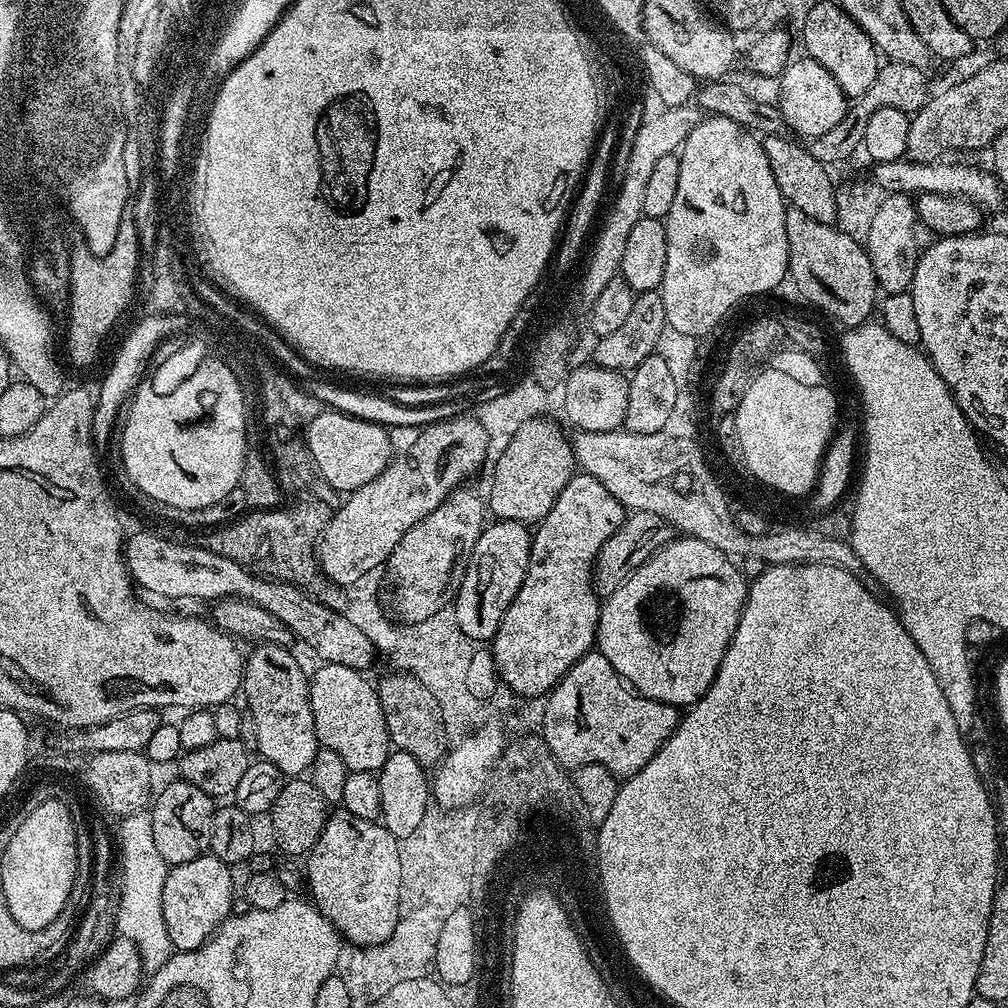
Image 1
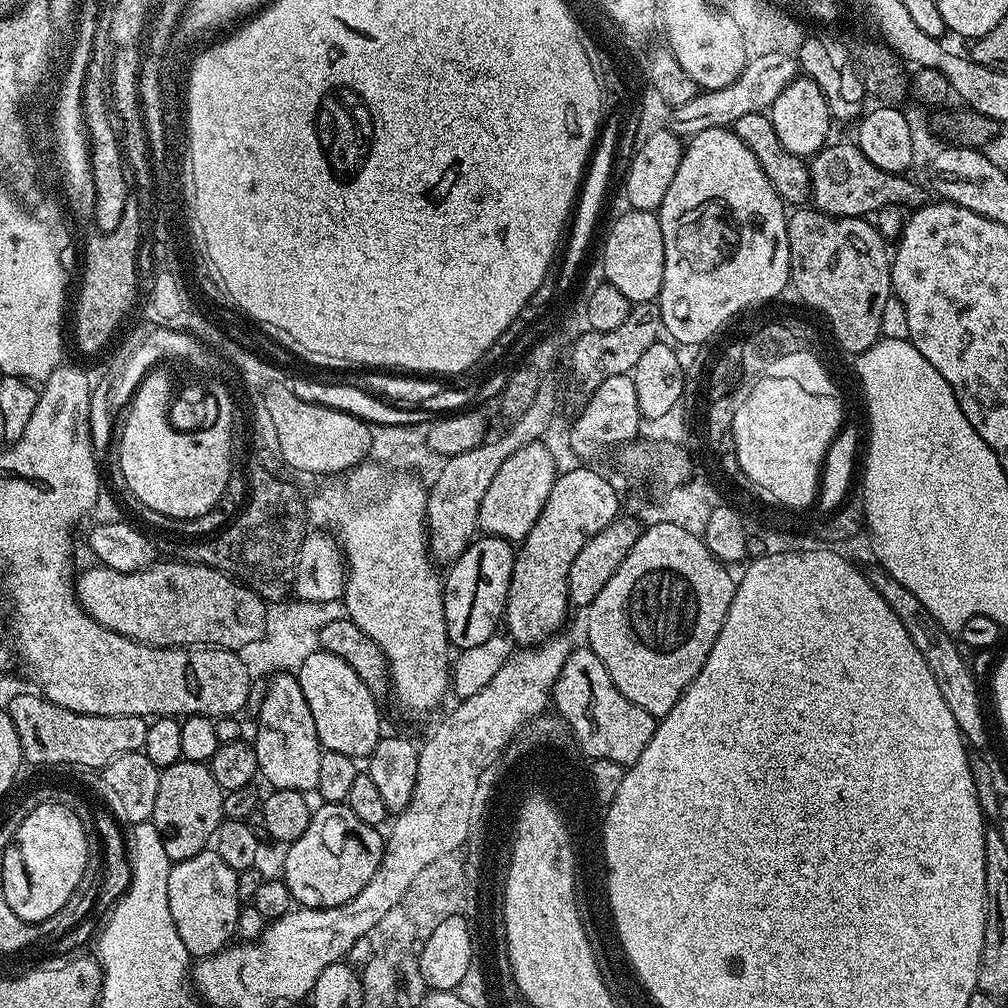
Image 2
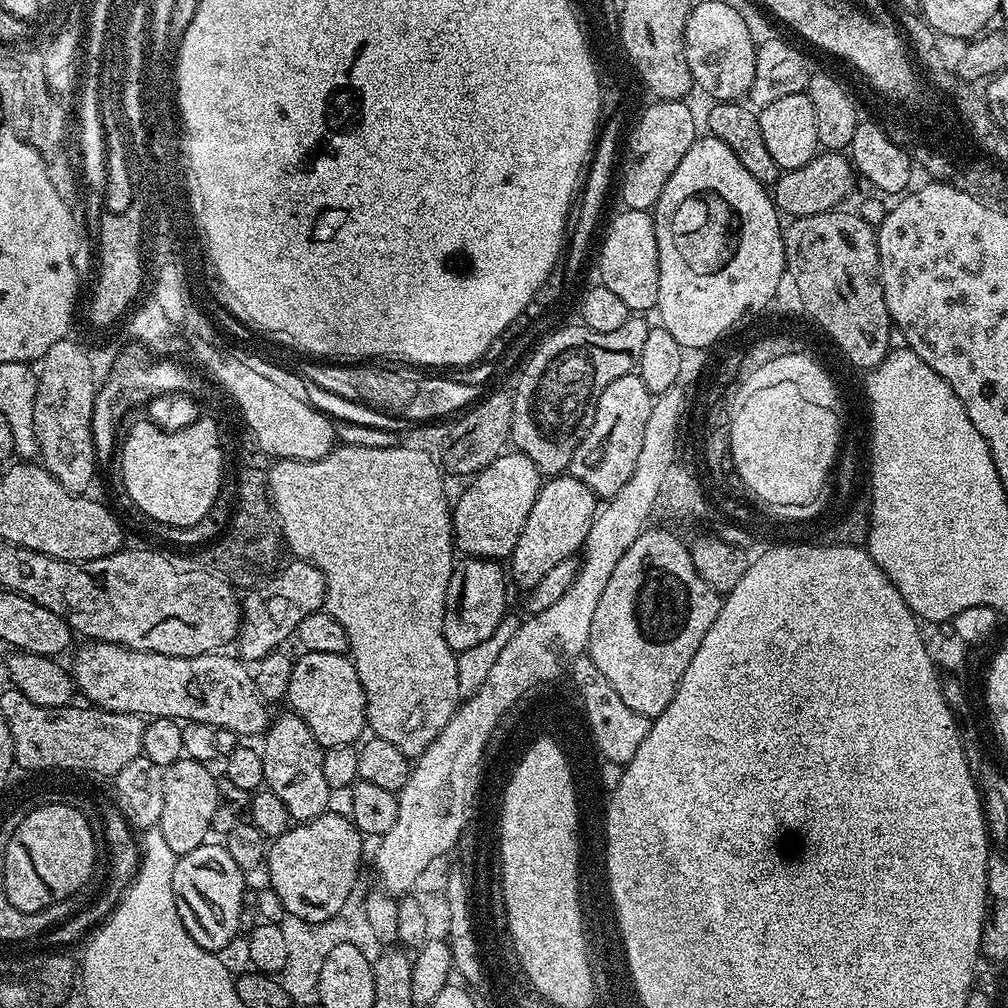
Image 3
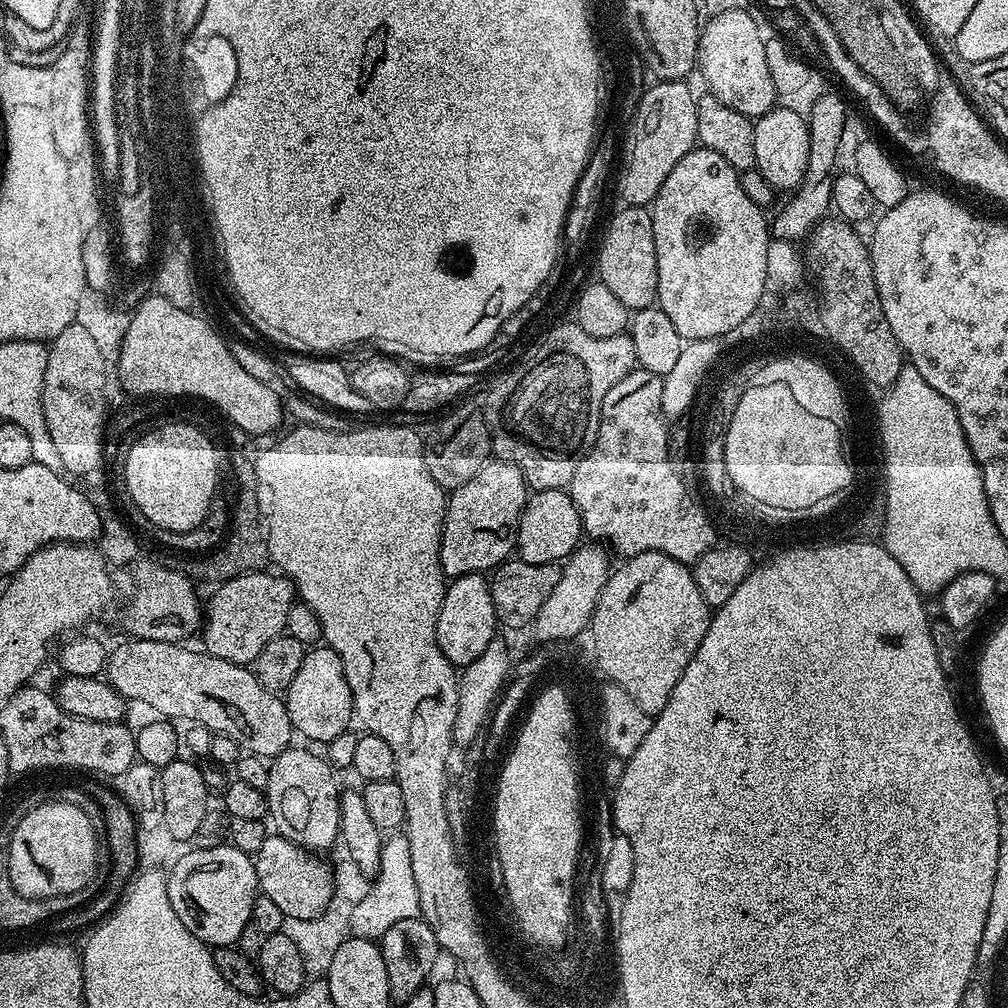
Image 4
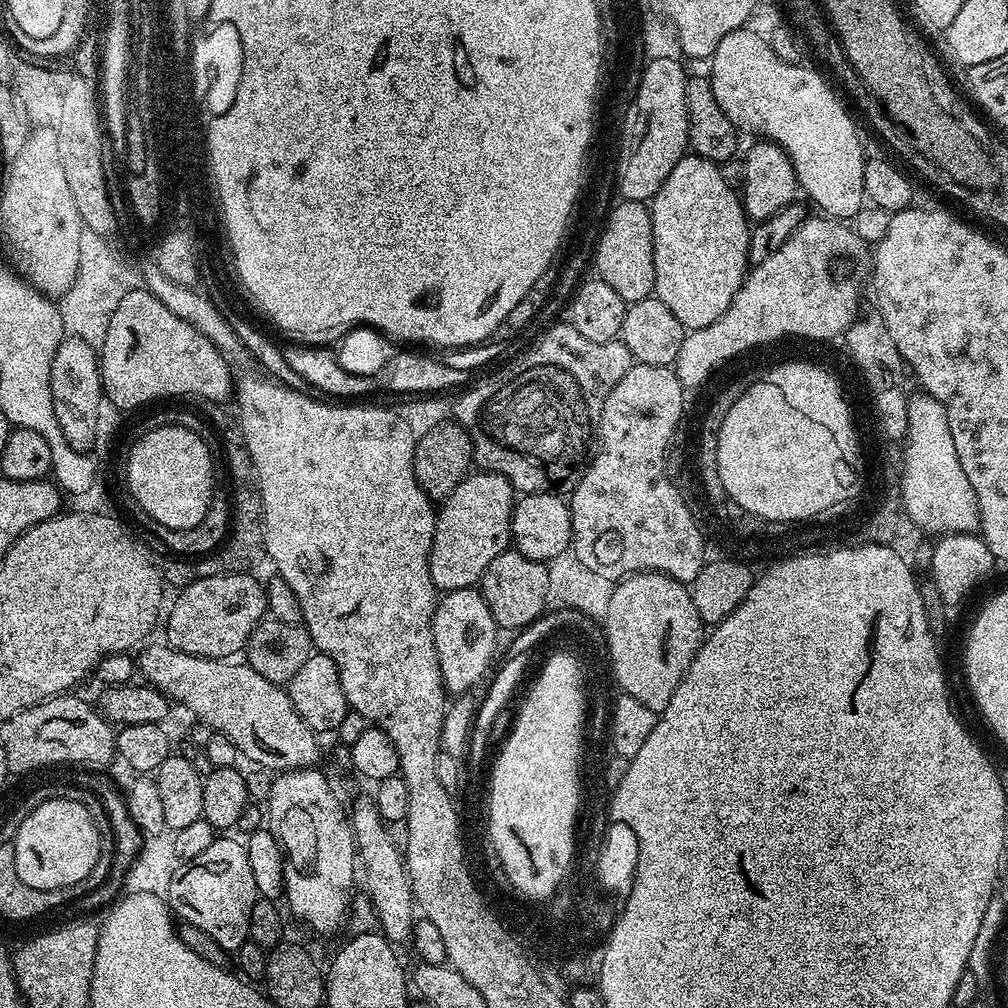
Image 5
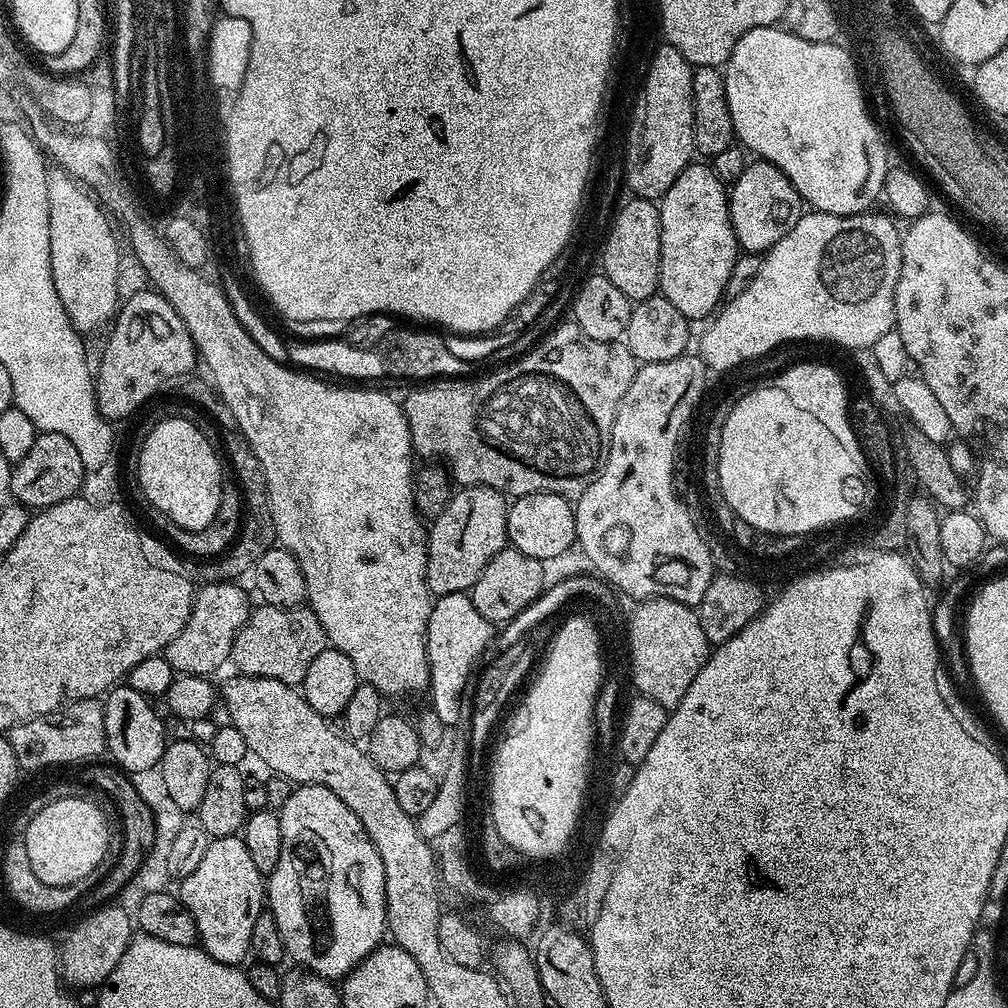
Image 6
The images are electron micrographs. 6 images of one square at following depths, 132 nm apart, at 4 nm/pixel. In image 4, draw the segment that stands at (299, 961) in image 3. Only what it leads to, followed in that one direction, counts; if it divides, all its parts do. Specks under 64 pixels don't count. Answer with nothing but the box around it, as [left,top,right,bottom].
[281,853,371,979]

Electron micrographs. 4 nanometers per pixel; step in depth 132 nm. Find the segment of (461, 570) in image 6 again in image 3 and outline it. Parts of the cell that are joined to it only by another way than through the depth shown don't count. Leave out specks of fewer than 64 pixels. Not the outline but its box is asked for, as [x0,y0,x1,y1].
[452,450,542,560]

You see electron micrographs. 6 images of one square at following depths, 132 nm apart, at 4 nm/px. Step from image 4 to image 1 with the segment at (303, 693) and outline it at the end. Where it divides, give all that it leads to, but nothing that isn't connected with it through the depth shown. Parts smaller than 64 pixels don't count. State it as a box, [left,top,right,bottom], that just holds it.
[308,663,390,773]

